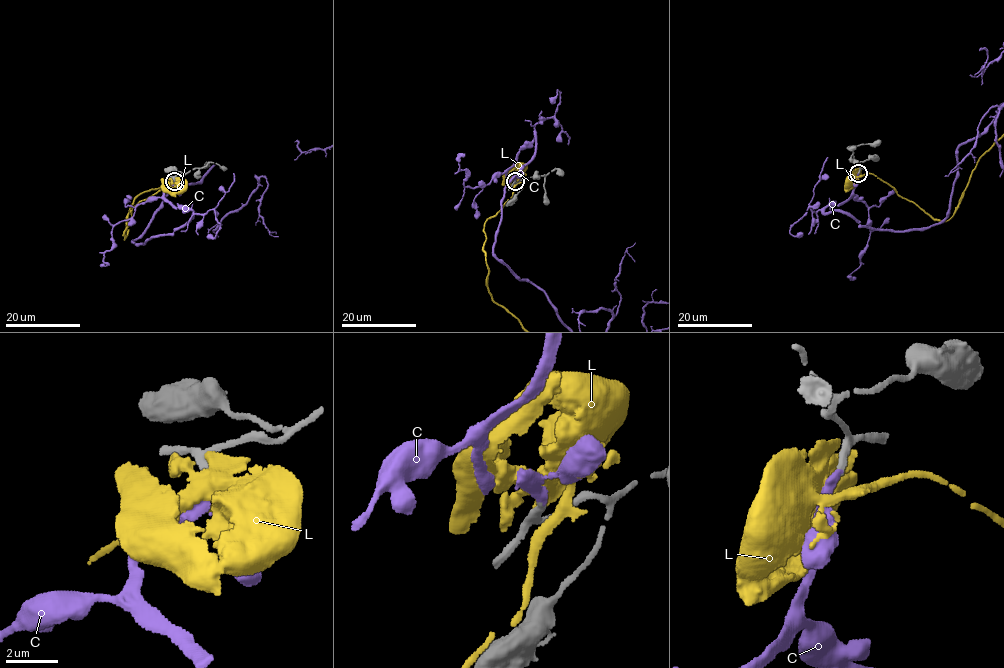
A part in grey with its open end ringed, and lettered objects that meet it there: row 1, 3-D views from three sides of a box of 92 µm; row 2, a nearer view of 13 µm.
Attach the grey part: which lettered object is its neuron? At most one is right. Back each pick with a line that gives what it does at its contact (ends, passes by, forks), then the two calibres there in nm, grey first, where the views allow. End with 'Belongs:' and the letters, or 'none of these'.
C: it ends | 320/360 nm
Belongs: C

